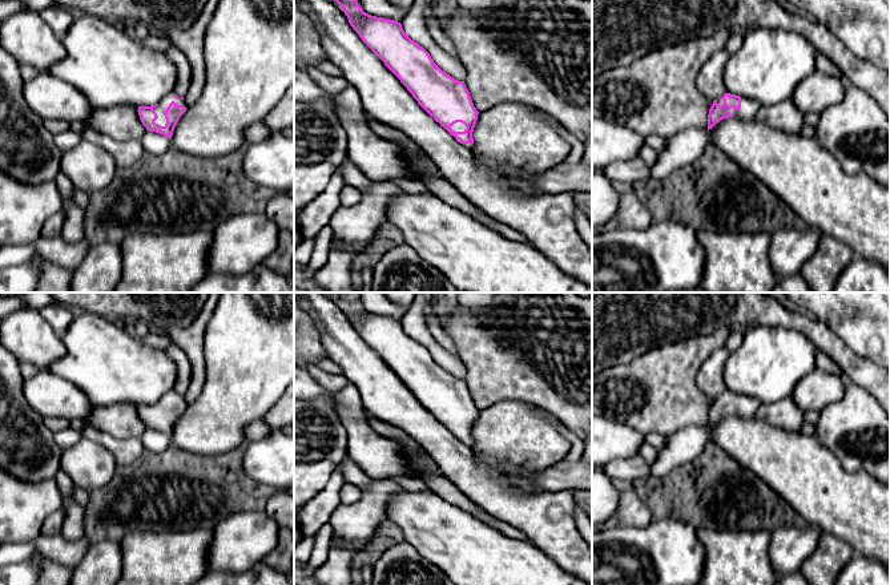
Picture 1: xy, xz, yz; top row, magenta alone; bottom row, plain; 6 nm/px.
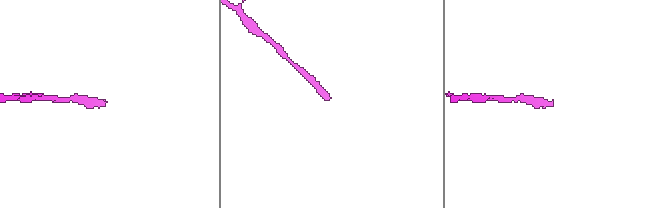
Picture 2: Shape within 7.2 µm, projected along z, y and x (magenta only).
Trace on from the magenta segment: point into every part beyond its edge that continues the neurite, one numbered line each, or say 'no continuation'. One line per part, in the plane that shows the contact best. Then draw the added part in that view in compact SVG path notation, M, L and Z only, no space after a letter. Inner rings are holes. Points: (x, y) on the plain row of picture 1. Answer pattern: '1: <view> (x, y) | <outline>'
1: xy (162, 403) | M173 391L168 392L164 398L161 398L158 400L158 403L156 406L153 406L153 408L157 411L158 416L154 419L156 421L165 424L166 421L166 416L164 410L168 407L169 402L174 399L178 403L182 403L185 406L189 406L185 400L185 398L180 396L180 395L174 395Z

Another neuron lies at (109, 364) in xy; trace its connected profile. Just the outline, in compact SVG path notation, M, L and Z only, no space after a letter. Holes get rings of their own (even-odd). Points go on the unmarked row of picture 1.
M77 312L61 338L67 354L53 362L48 372L77 386L93 407L125 402L152 404L173 391L177 367L166 351L129 334L117 320Z

